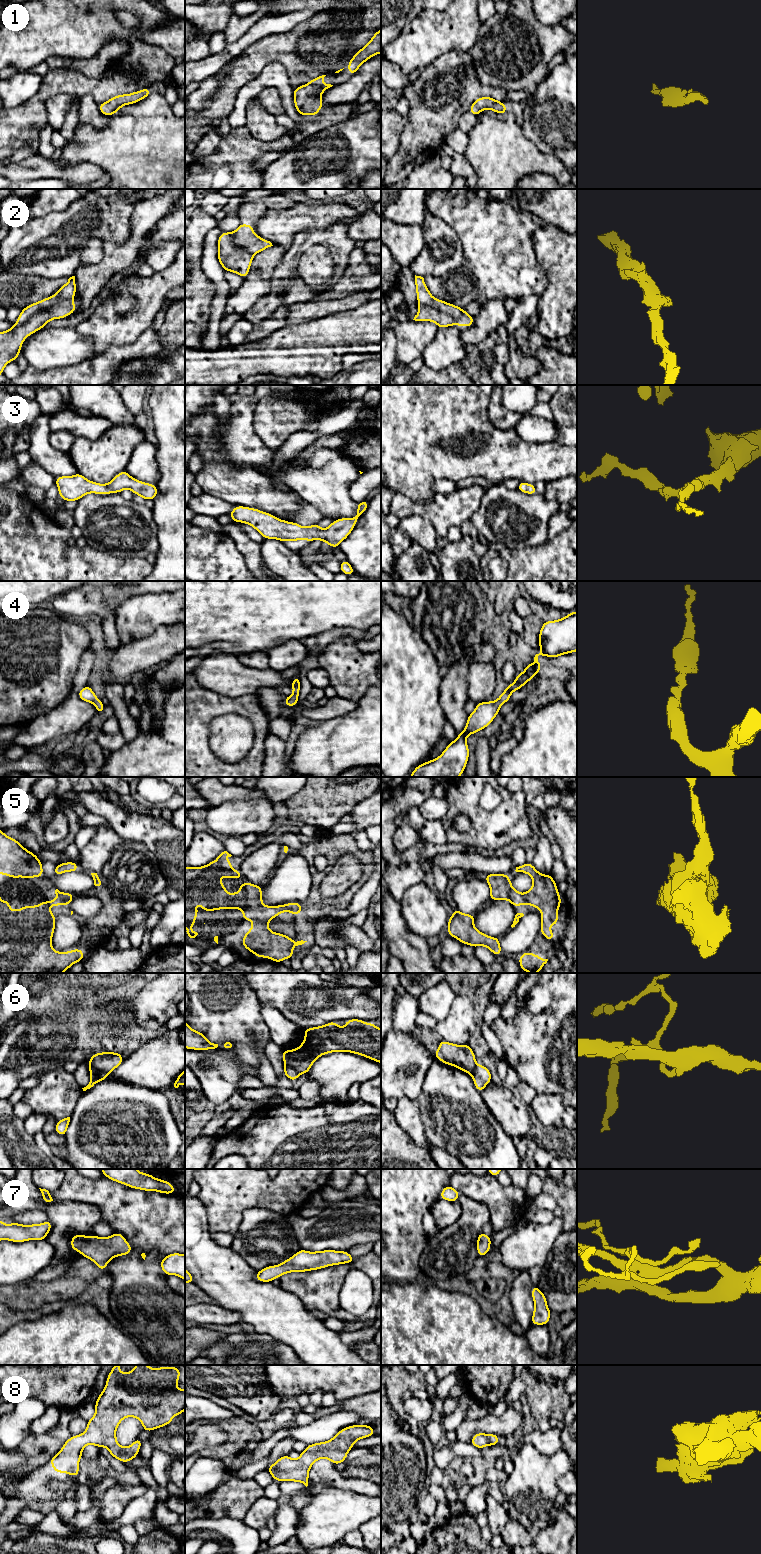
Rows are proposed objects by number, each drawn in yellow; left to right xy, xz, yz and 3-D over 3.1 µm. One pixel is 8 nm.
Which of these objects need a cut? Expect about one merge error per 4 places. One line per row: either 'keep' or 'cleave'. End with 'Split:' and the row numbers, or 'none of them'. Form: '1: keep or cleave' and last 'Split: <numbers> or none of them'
1: keep
2: cleave
3: keep
4: keep
5: keep
6: cleave
7: keep
8: keep
Split: 2, 6

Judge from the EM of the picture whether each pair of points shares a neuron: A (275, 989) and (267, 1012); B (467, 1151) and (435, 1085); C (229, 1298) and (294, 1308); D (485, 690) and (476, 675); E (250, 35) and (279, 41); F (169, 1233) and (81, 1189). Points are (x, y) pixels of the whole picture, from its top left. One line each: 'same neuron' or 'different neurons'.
A: different neurons
B: same neuron
C: same neuron
D: same neuron
E: different neurons
F: same neuron

